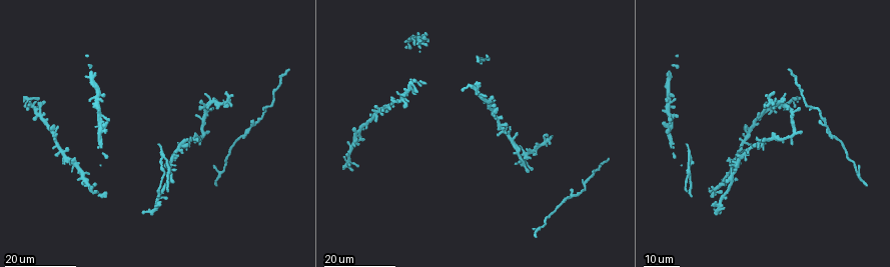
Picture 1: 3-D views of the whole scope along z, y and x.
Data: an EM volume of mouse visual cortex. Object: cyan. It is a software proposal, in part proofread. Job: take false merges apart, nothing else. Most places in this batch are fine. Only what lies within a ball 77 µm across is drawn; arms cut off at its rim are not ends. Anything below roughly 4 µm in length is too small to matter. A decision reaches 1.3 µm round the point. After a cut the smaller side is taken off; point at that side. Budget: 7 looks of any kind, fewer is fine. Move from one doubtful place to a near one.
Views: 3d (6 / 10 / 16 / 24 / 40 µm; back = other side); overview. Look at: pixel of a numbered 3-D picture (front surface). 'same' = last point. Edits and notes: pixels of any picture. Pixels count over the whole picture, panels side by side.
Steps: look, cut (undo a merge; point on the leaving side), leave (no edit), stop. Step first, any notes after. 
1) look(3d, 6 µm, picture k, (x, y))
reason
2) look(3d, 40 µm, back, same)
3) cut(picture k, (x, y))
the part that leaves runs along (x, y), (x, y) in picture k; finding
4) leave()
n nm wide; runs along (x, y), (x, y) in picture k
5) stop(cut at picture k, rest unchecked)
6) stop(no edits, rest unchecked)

look(3d, 16 µm, picture 1, (801, 90))
a narrow waist

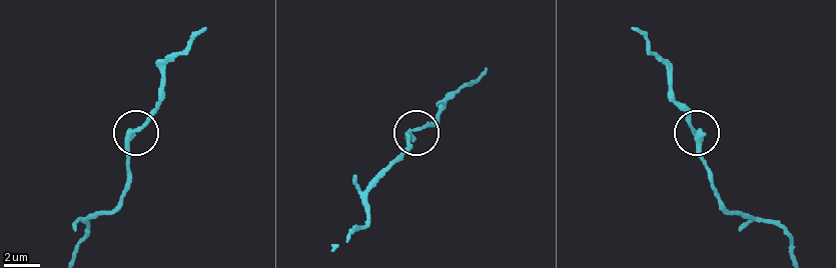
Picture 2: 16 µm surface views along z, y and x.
look(3d, 10 µm, picture 2, (422, 129))

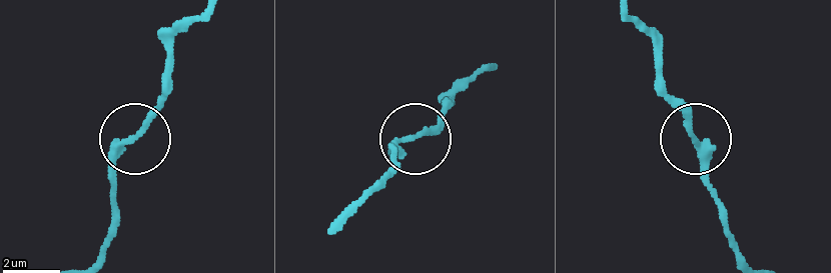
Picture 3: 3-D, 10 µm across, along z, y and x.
leave()
runs along (746, 262), (729, 233), (707, 155), (662, 93) in picture 3; one neuron here

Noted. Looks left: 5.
look(3d, 24 µm, picture 1, (577, 196))
a narrow waist

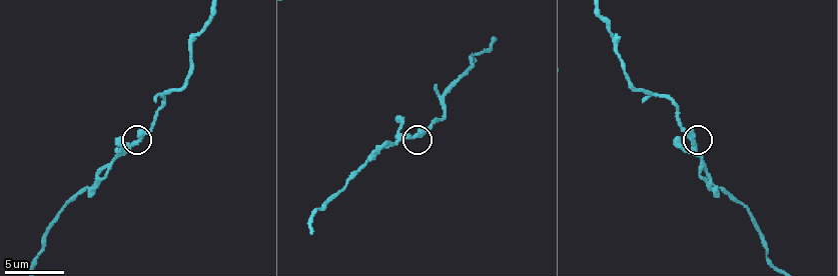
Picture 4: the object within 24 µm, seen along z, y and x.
look(3d, 10 µm, picture 4, (693, 143))

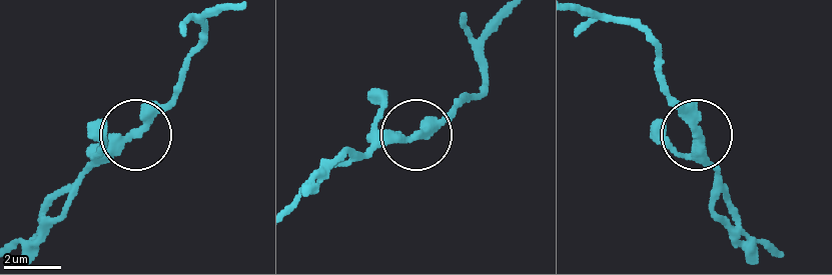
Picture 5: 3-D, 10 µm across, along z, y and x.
leave()
continuous, no second neuron

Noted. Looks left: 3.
look(3d, 10 µm, picture 4, (375, 152))
two arms at a narrow angle

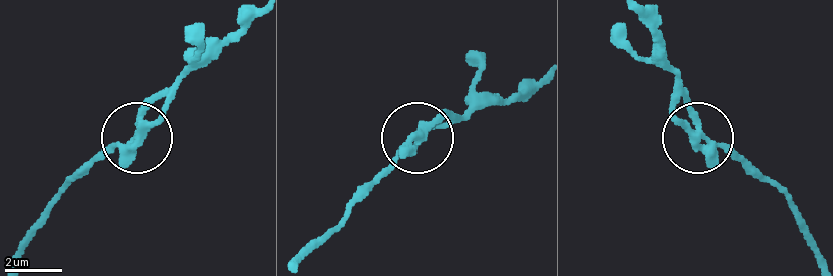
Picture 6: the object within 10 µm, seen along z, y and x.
look(3d, 6 µm, picture 6, (700, 140))

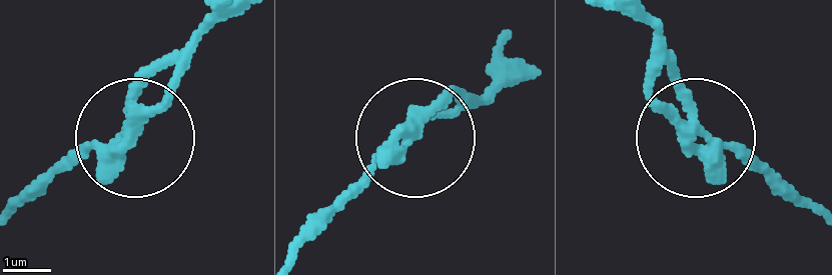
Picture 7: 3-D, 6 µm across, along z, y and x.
leave()
4 arms; one neuron here

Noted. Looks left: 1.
stop(no edits, rest unchecked)

